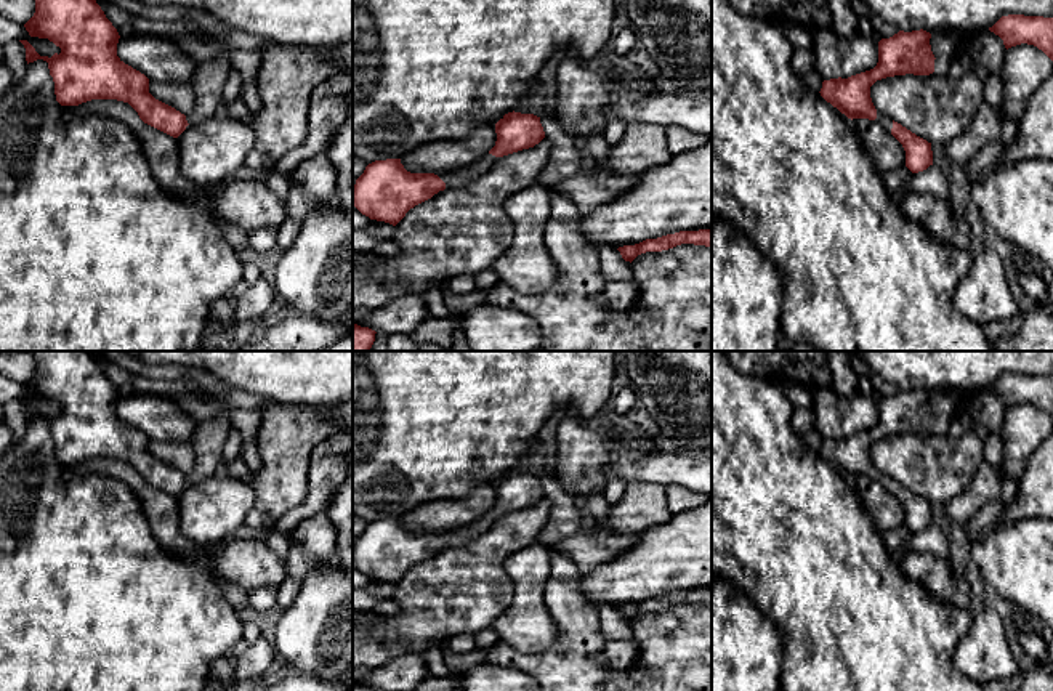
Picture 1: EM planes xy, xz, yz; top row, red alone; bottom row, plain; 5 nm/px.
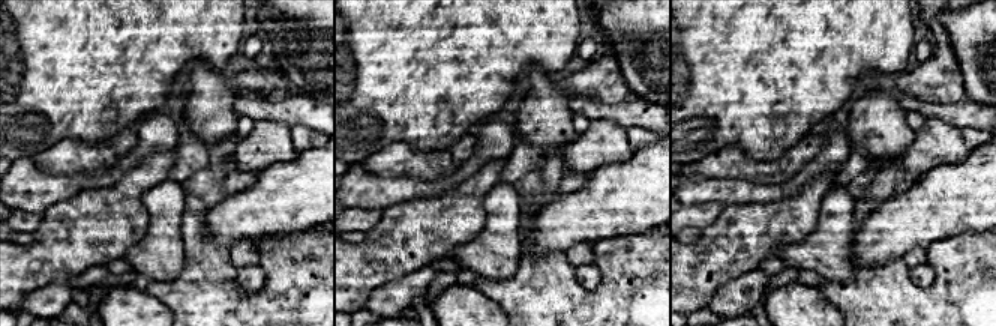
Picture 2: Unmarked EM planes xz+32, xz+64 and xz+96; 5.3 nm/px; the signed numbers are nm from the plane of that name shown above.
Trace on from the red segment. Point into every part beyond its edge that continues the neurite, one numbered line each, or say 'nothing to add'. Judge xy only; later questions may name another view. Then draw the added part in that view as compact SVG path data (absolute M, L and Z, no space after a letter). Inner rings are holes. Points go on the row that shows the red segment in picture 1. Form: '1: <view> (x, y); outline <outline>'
nothing to add

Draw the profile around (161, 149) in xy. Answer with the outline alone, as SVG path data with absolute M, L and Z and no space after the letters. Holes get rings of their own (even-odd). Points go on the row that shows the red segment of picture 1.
M91 99L79 106L67 106L64 119L79 119L91 114L114 119L133 131L152 176L167 192L197 188L181 173L178 139L144 123L128 103L117 99Z

